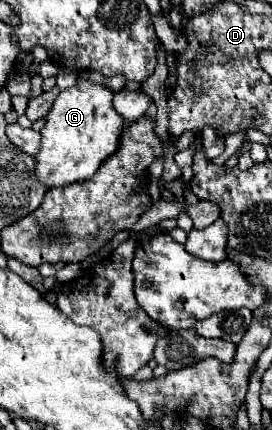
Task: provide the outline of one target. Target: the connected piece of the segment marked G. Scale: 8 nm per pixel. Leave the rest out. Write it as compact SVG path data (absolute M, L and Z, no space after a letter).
M79 81L75 87L61 91L41 129L41 149L35 157L37 179L47 187L63 187L93 177L101 161L117 151L123 127L125 119L115 113L113 91L107 85Z

